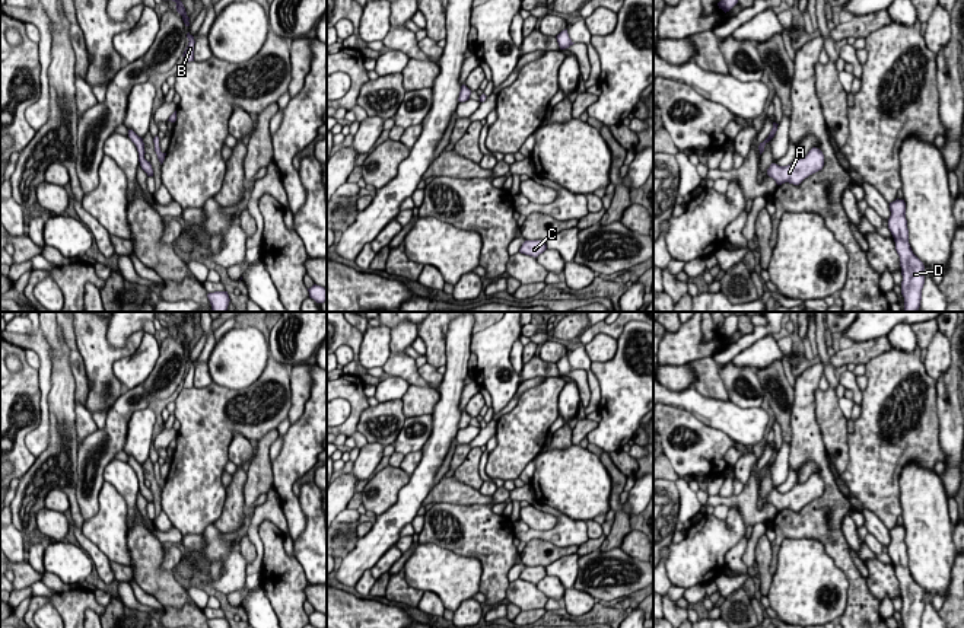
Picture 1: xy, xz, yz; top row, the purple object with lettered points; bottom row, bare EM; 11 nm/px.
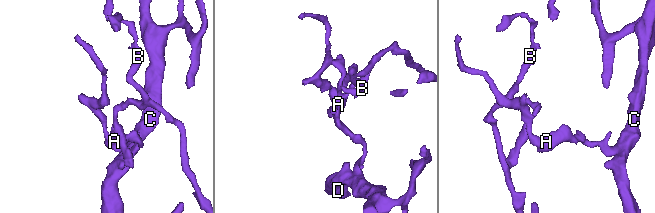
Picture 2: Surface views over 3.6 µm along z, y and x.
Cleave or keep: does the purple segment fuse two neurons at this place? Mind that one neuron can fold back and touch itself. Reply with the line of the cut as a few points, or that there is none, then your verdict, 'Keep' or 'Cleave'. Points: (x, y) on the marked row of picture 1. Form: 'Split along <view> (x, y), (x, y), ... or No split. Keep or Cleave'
Split along yz (766, 139), (767, 142). Cleave

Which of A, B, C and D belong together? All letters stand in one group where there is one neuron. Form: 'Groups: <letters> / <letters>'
Groups: A C D / B

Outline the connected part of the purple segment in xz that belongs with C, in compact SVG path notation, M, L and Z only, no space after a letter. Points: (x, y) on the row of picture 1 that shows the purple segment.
M525 240L519 252L537 258L545 249L547 249L547 245L544 240Z

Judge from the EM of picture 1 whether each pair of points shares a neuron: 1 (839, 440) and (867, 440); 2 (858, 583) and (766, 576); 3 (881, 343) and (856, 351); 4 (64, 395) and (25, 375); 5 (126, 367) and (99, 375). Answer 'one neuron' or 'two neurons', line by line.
1: two neurons
2: two neurons
3: one neuron
4: two neurons
5: two neurons

